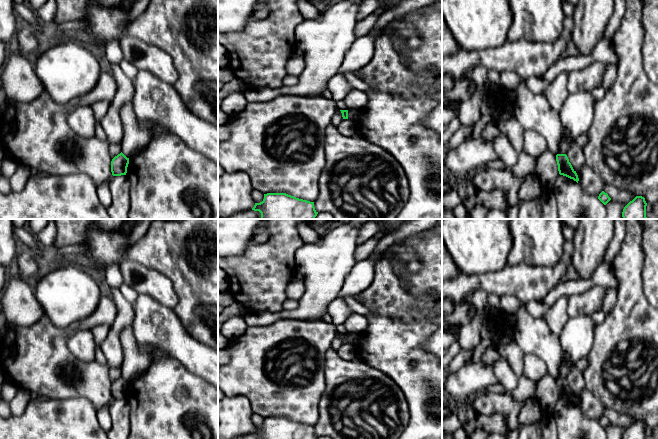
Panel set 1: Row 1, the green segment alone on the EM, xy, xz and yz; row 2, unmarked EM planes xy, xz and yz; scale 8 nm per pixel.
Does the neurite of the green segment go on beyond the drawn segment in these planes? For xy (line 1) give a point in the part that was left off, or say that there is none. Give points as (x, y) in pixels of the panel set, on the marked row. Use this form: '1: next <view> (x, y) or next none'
1: next none

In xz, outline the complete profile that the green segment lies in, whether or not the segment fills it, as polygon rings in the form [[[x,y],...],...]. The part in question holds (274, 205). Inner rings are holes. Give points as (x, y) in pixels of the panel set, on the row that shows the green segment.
[[[267,193],[260,203],[255,203],[252,208],[261,213],[261,219],[315,219],[318,212],[315,210],[314,202],[299,199],[286,193]]]

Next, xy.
[[[122,152],[115,156],[111,161],[111,172],[113,176],[126,175],[127,167],[129,164],[129,158],[127,158]]]

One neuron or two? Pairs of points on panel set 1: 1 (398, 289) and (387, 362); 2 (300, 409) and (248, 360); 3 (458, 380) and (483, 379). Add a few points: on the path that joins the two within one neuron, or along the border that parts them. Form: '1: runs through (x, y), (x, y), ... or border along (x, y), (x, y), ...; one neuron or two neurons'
1: runs through (395, 307), (395, 336), (393, 344); one neuron
2: runs through (284, 397), (274, 397), (261, 376); one neuron
3: runs through (464, 380), (477, 379); one neuron

